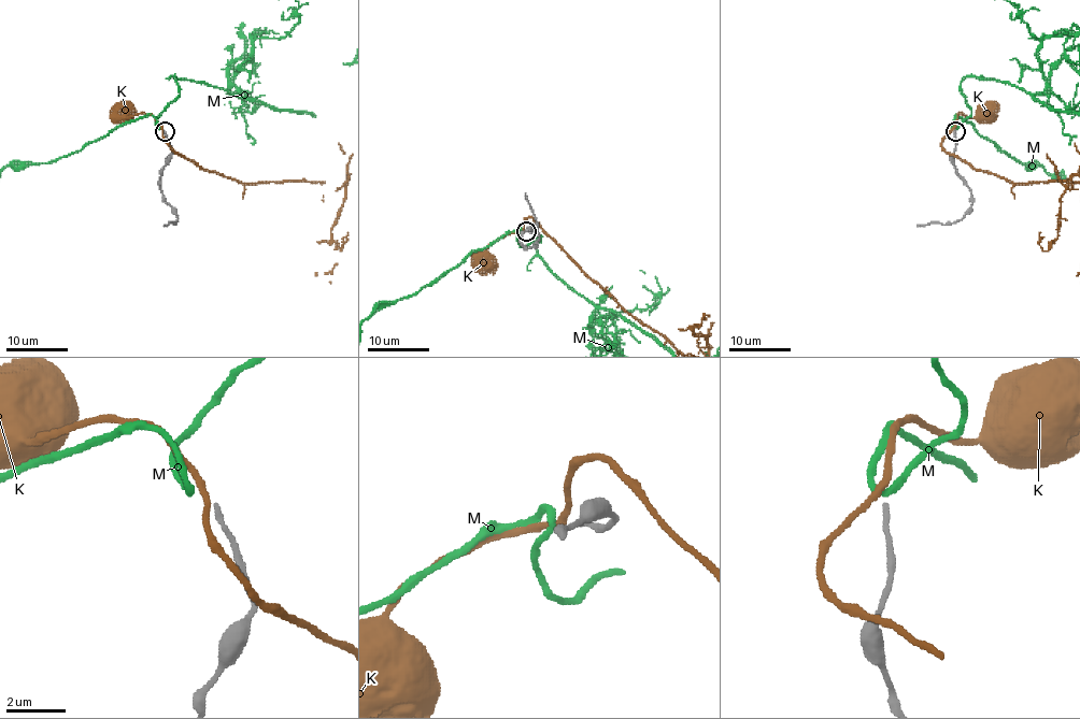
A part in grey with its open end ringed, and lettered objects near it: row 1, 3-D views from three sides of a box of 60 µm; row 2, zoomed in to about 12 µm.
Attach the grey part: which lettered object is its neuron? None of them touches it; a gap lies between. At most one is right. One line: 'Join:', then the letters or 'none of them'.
Join: none of them

